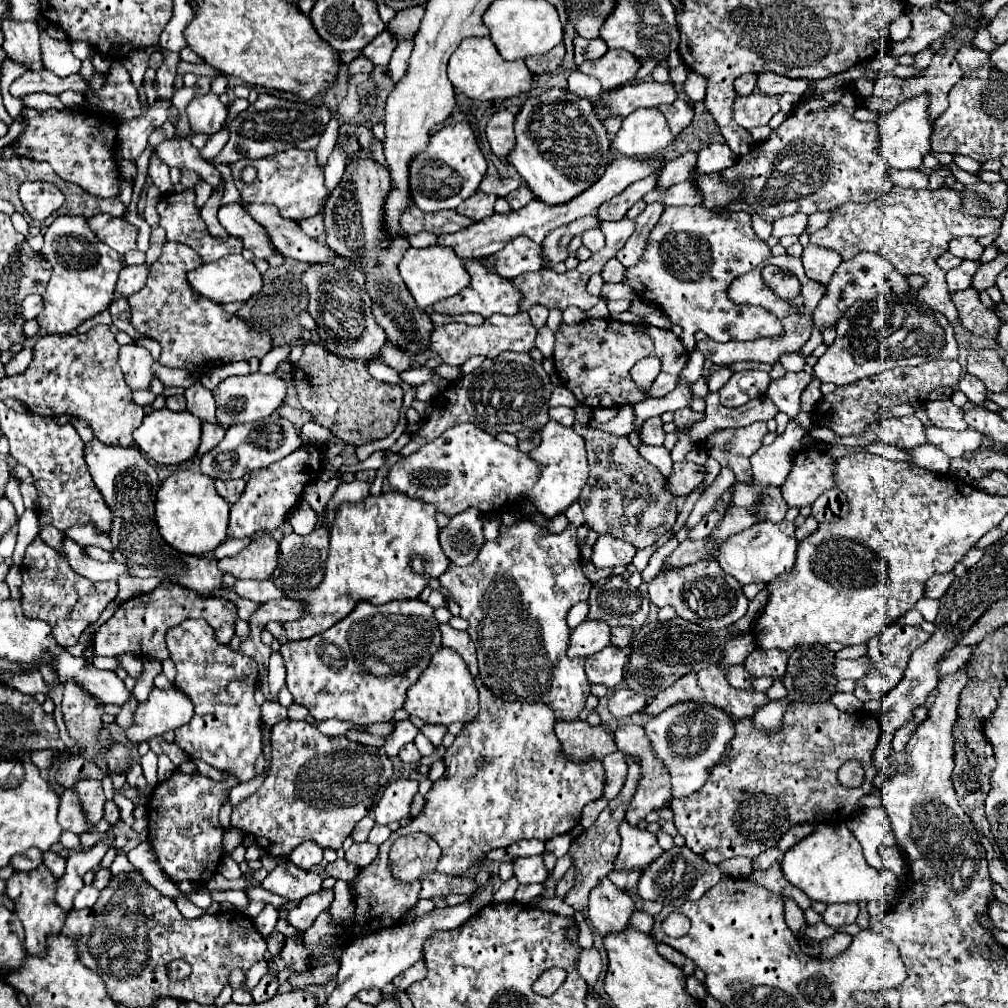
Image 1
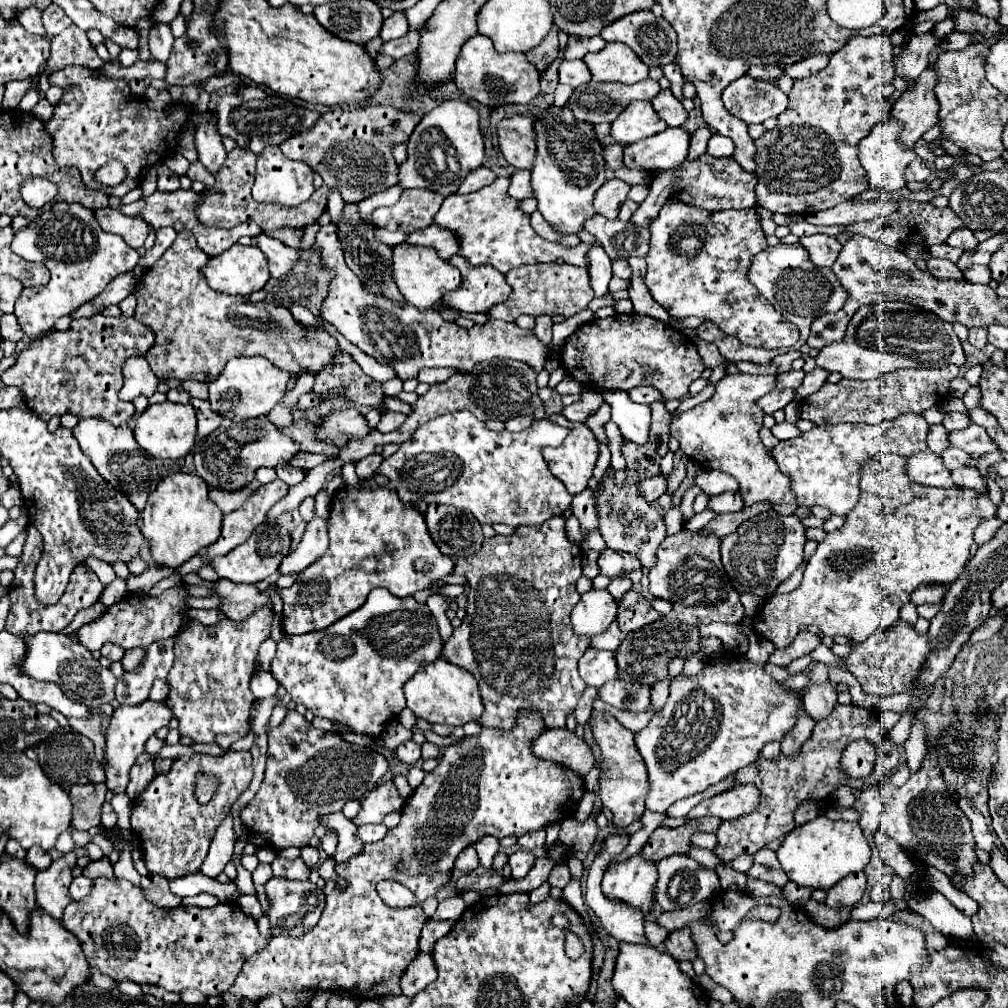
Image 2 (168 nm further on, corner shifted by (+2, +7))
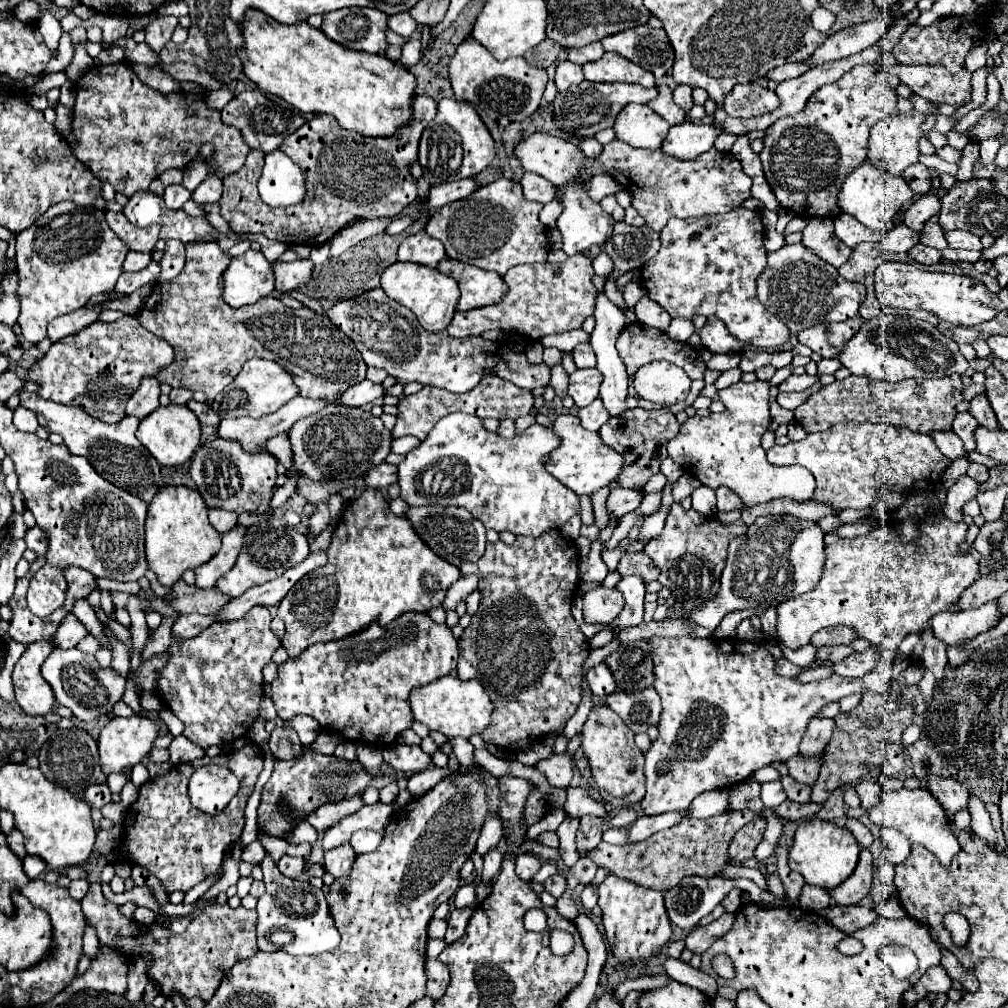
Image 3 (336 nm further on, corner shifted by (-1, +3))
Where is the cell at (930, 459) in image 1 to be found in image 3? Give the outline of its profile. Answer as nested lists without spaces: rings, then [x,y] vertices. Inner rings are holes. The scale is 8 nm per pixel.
[[[969,464],[969,468],[967,468],[967,474],[973,478],[973,480],[977,480],[977,482],[985,482],[987,478],[989,478],[989,470],[983,466],[983,464]]]

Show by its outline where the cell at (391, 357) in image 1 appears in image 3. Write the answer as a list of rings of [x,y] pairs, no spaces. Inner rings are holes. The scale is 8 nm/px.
[[[383,288],[369,290],[351,300],[341,300],[327,312],[327,316],[355,342],[367,366],[383,368],[405,384],[421,382],[423,386],[437,386],[449,392],[467,392],[479,384],[485,376],[485,368],[495,368],[497,376],[527,390],[547,386],[551,380],[551,370],[545,364],[533,366],[527,362],[525,354],[515,354],[497,342],[483,340],[481,336],[451,338],[447,332],[427,334],[427,330],[415,322],[415,314],[387,298]]]

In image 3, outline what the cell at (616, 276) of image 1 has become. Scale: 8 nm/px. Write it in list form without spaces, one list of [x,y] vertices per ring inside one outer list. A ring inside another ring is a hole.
[[[631,282],[631,284],[627,284],[627,288],[625,288],[625,292],[623,292],[625,304],[627,304],[631,310],[635,308],[635,304],[637,304],[643,296],[645,296],[645,290],[643,290],[643,286],[641,286],[639,282]]]

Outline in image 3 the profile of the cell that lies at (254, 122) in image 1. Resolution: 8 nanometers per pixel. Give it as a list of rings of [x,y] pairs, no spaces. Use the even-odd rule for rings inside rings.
[[[247,90],[247,92],[241,92],[237,94],[223,110],[221,110],[221,118],[225,124],[229,126],[235,126],[241,130],[245,142],[255,148],[255,150],[261,150],[261,152],[273,152],[279,142],[283,138],[287,138],[289,134],[293,134],[299,126],[303,126],[305,118],[299,114],[299,112],[293,112],[293,110],[281,110],[281,108],[275,108],[269,104],[267,96],[259,90]]]

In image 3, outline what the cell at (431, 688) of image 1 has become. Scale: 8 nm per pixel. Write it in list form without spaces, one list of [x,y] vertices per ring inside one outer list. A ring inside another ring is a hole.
[[[449,674],[447,678],[411,690],[411,710],[415,720],[423,722],[429,730],[439,730],[447,738],[469,740],[473,734],[481,734],[489,726],[493,702],[479,680],[463,682],[455,674]]]

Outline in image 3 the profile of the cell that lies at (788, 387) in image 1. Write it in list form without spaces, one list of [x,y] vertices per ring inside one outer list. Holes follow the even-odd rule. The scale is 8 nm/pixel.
[[[789,376],[785,382],[779,384],[779,390],[781,392],[803,392],[807,390],[813,382],[817,382],[817,376]]]

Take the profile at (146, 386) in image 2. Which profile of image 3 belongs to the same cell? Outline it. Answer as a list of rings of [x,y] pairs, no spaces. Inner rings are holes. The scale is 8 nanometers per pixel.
[[[147,378],[147,382],[139,386],[133,398],[129,398],[125,414],[143,420],[147,414],[151,414],[157,408],[159,408],[159,382],[155,378]]]

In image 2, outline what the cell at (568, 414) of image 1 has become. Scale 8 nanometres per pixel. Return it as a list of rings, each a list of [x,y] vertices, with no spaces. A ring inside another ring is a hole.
[[[588,390],[588,398],[576,402],[576,404],[570,404],[570,406],[564,406],[562,408],[562,416],[570,422],[586,422],[590,414],[594,414],[598,410],[602,402],[602,394],[596,392],[596,390]]]

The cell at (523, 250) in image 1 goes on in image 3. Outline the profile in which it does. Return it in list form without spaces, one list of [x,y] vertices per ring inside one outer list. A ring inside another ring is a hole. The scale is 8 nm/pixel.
[[[499,178],[487,186],[477,188],[467,198],[443,206],[429,218],[425,232],[443,242],[447,256],[483,270],[493,270],[503,276],[517,264],[547,260],[547,228],[537,222],[541,208],[543,204],[531,202],[523,196],[519,182]]]

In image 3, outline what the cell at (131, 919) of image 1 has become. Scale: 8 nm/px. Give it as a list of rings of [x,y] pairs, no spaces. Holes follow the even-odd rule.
[[[91,884],[89,892],[85,894],[85,898],[81,900],[83,906],[83,914],[85,918],[97,928],[97,936],[99,942],[105,946],[113,946],[117,950],[121,950],[127,958],[135,958],[141,954],[153,954],[153,966],[149,968],[149,978],[153,978],[165,996],[171,994],[171,990],[179,990],[179,994],[187,994],[187,998],[201,998],[201,1000],[211,1000],[211,994],[215,994],[219,982],[223,980],[223,974],[227,968],[231,968],[235,962],[245,960],[253,954],[259,952],[257,948],[257,938],[255,938],[255,928],[257,928],[257,912],[255,910],[245,910],[243,906],[239,908],[231,908],[229,904],[215,904],[205,908],[197,918],[193,918],[193,922],[187,926],[187,930],[179,936],[171,936],[171,932],[159,924],[151,924],[151,926],[141,926],[135,920],[127,920],[125,916],[121,916],[121,912],[117,910],[117,904],[107,902],[101,894],[101,884]]]

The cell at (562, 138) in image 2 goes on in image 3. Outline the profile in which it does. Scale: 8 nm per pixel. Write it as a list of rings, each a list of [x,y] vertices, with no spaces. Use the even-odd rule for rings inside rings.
[[[579,178],[579,182],[575,182],[575,186],[563,186],[563,190],[557,190],[557,198],[563,202],[563,214],[557,220],[557,228],[561,230],[563,252],[567,256],[585,252],[591,246],[603,246],[609,240],[615,220],[601,210],[599,202],[589,200],[589,196],[583,190],[583,178]]]

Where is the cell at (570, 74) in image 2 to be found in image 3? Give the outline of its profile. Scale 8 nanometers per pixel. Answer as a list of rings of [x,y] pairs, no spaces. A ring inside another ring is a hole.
[[[563,60],[557,64],[555,68],[555,78],[553,78],[555,86],[559,92],[567,90],[571,84],[579,84],[583,82],[583,72],[581,72],[581,66],[579,64],[573,64],[569,60]]]

